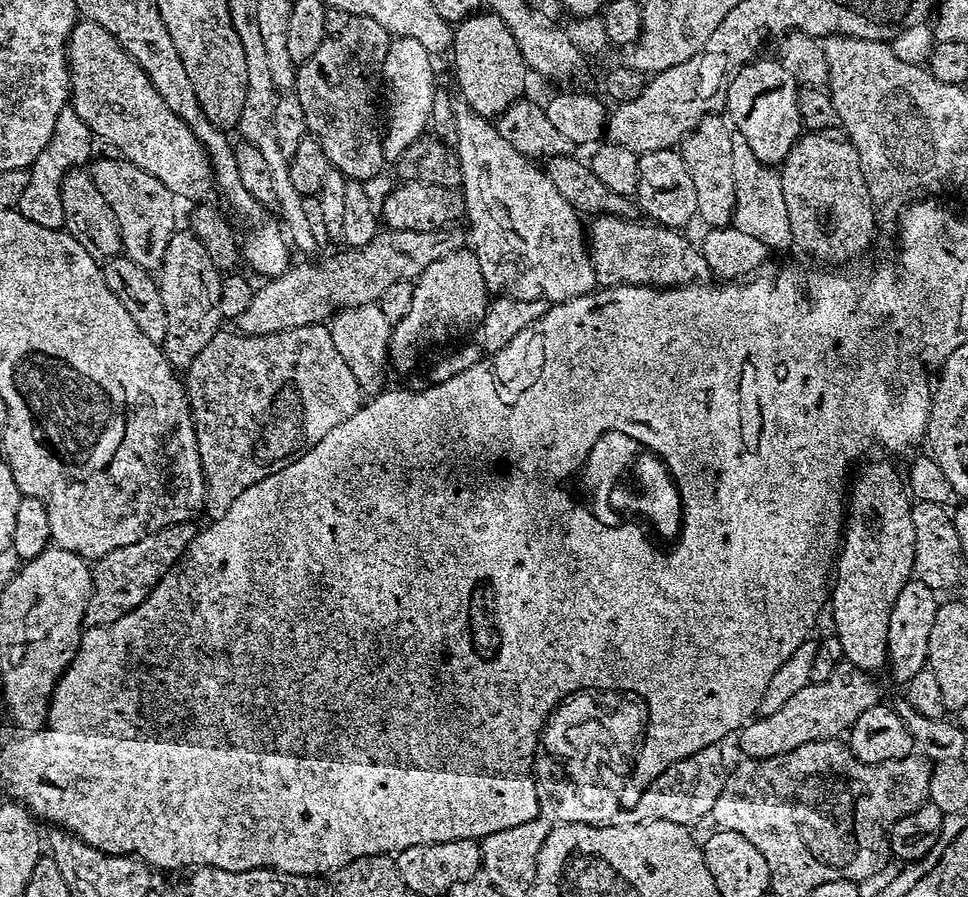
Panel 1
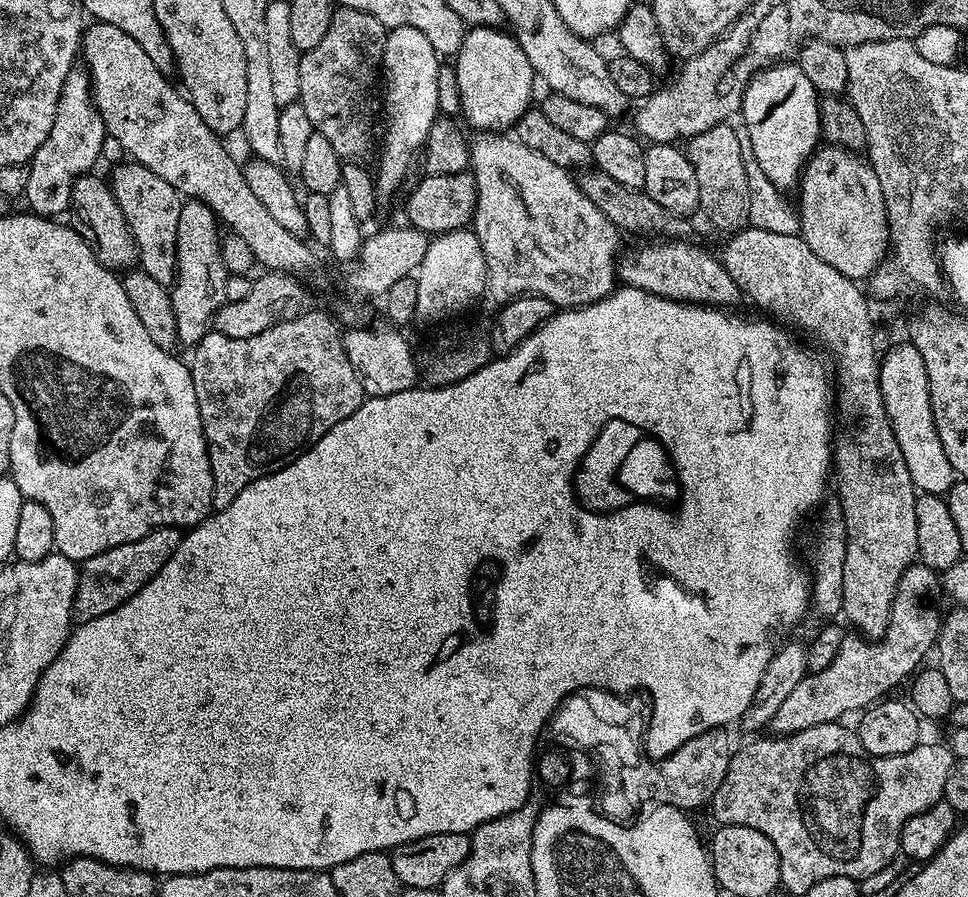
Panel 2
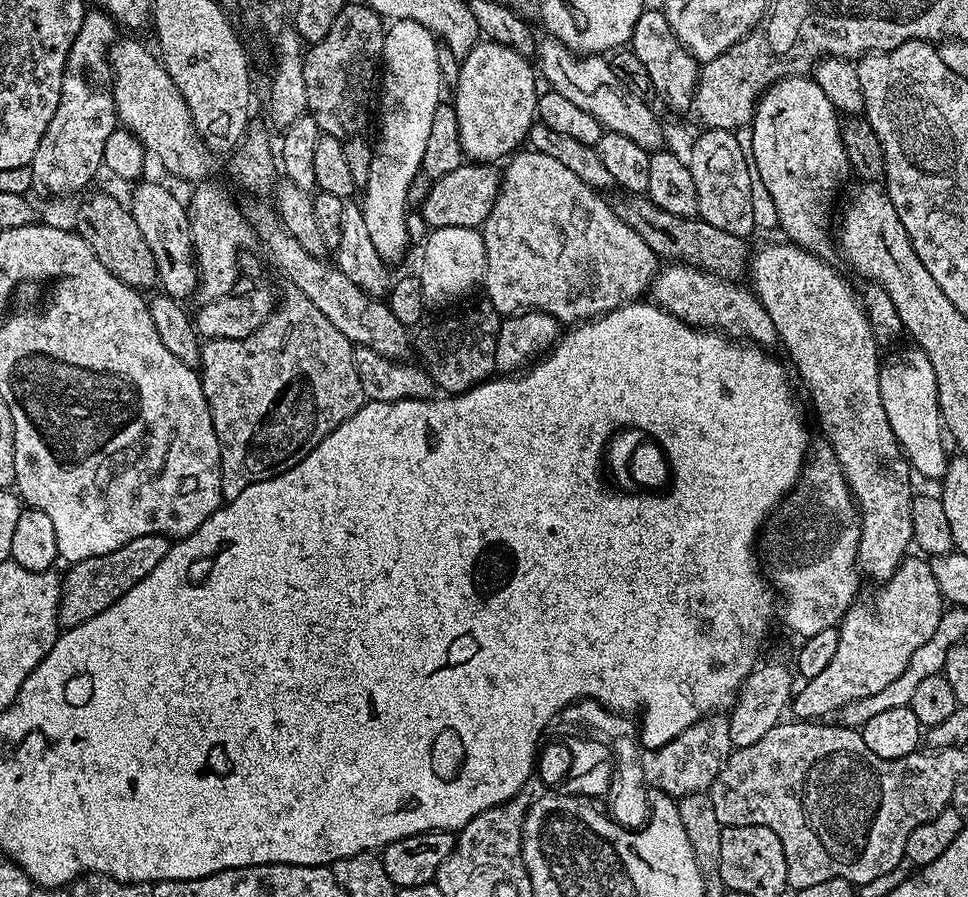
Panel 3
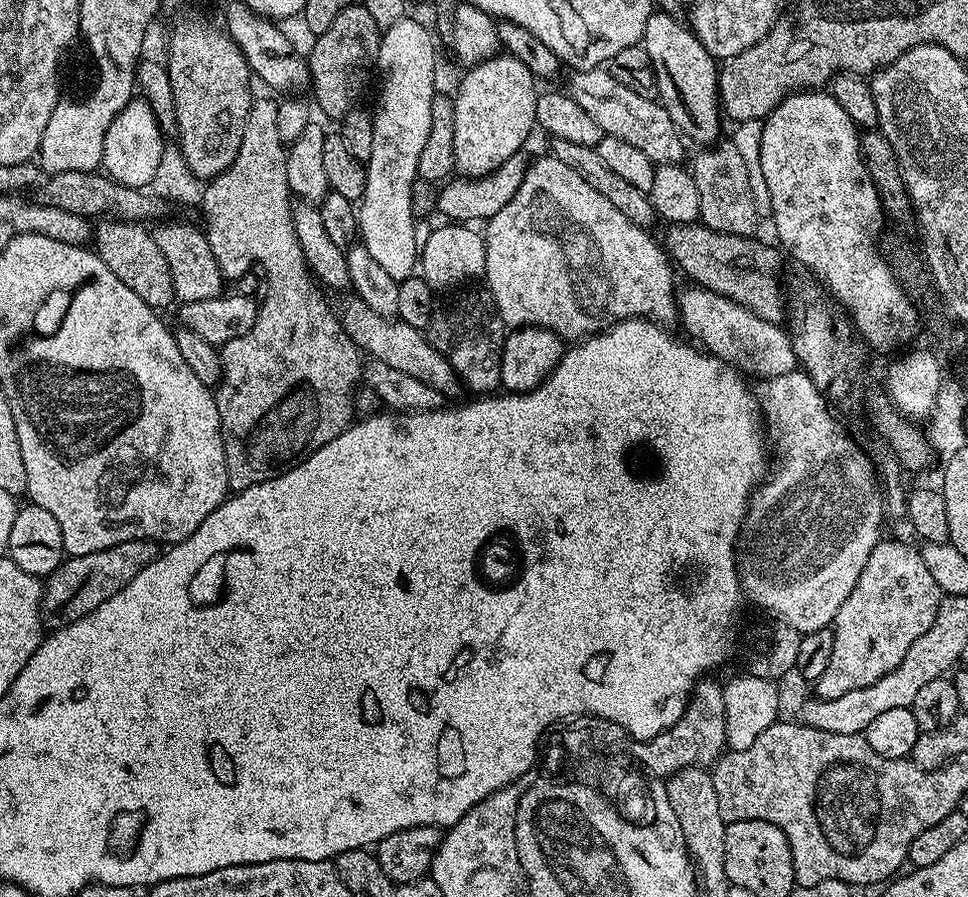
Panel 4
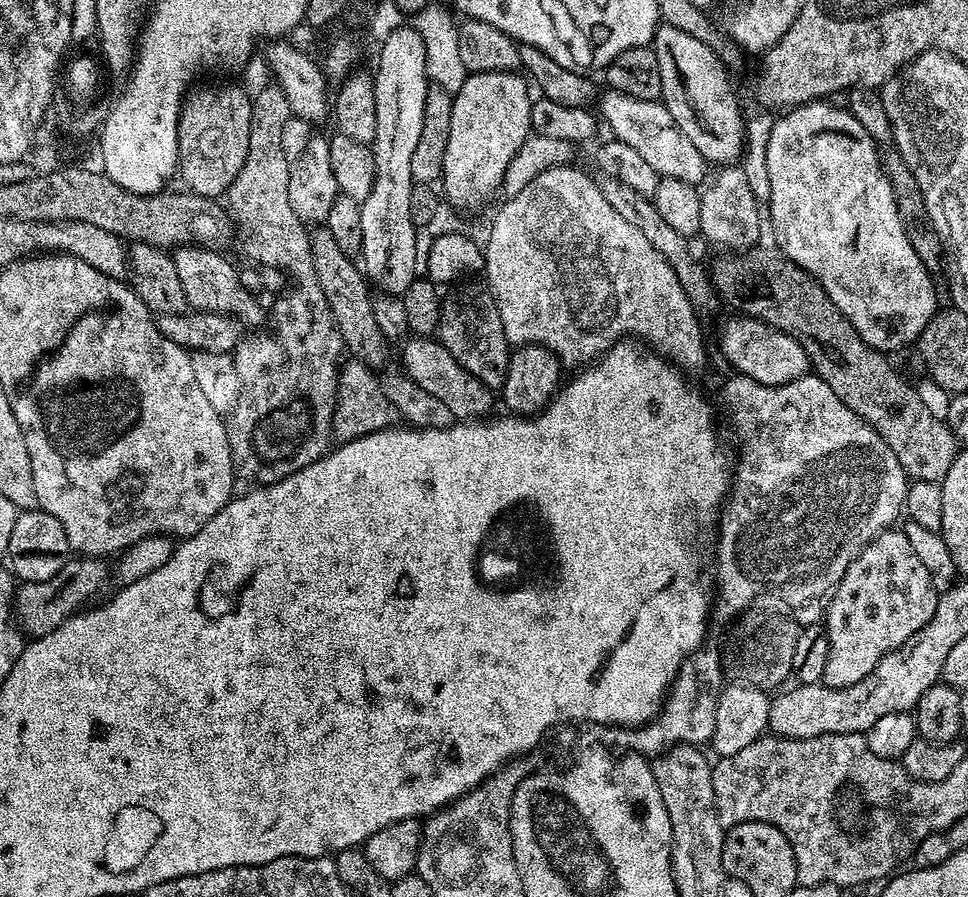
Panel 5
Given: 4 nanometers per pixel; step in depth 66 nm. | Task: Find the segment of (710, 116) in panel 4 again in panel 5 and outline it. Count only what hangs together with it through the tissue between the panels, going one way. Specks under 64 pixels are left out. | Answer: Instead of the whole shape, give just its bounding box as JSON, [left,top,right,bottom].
[654,23,746,165]

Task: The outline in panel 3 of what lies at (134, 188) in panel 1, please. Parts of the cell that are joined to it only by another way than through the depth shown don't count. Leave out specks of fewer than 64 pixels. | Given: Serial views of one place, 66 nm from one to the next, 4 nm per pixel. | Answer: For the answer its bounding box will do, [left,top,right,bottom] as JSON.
[130,184,198,301]

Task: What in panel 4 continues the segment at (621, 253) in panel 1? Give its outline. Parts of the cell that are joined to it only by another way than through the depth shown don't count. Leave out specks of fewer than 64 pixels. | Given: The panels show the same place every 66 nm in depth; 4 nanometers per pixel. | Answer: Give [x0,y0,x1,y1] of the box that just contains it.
[678,286,797,378]

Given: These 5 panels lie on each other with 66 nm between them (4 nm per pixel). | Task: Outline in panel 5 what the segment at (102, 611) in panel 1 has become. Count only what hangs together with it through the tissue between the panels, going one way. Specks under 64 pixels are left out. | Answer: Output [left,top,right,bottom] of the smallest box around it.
[14,556,110,638]

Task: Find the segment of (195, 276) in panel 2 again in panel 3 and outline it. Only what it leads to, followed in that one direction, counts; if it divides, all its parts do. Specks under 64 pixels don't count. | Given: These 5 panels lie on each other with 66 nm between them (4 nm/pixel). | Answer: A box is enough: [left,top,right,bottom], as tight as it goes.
[187,182,250,304]

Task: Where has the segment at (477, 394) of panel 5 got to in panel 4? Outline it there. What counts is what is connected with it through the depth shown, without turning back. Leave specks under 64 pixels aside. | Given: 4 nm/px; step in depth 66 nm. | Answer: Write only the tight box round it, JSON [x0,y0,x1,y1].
[338,298,462,398]

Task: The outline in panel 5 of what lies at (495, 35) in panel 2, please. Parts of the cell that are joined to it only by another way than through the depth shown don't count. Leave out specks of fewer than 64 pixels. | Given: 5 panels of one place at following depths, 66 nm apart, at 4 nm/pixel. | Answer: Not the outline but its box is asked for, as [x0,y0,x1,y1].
[442,71,534,208]

